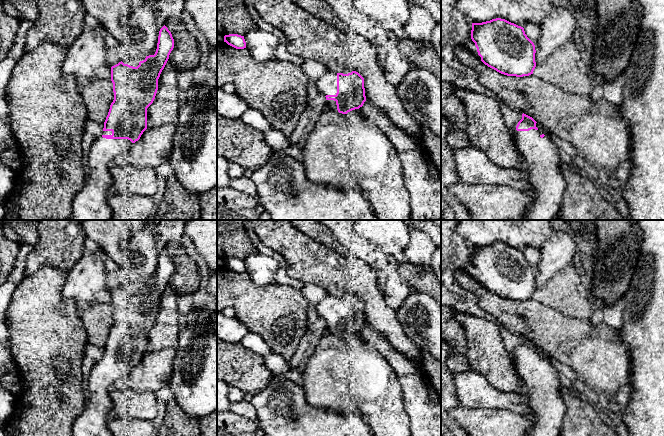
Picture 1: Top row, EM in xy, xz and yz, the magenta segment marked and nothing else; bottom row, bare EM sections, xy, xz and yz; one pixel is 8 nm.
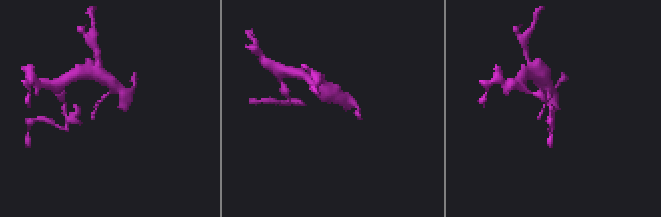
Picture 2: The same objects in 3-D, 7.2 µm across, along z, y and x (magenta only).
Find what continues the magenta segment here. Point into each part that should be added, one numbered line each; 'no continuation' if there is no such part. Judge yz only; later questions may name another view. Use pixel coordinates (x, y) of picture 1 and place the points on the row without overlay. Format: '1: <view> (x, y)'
1: yz (540, 380)

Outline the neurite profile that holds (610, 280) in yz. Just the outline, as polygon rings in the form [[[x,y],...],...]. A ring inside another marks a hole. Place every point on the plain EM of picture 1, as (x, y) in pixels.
[[[595,220],[595,226],[598,248],[591,292],[611,307],[629,288],[641,255],[643,232],[637,220]]]

